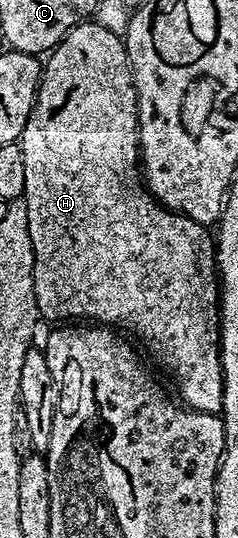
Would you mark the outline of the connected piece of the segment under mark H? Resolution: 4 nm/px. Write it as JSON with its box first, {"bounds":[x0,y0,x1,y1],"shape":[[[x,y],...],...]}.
{"bounds":[17,22,222,413],"shape":[[[94,22],[77,24],[63,35],[63,43],[52,48],[46,60],[35,105],[17,141],[23,155],[25,190],[21,198],[27,203],[25,236],[27,232],[31,239],[31,277],[38,315],[59,320],[55,322],[76,316],[79,322],[98,322],[140,336],[179,383],[178,399],[186,407],[195,412],[222,413],[216,245],[207,237],[204,225],[170,212],[141,183],[139,107],[124,37]]]}

